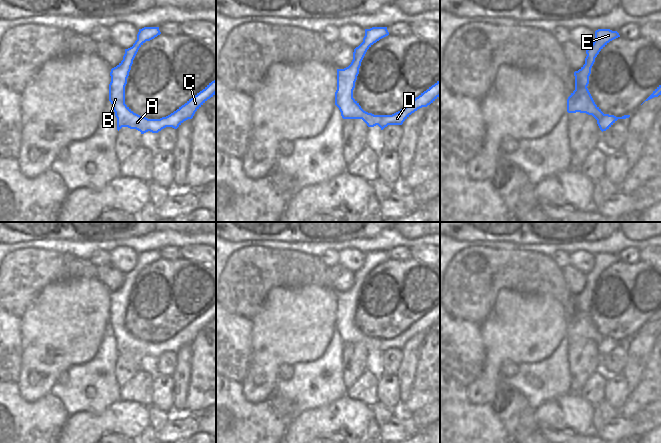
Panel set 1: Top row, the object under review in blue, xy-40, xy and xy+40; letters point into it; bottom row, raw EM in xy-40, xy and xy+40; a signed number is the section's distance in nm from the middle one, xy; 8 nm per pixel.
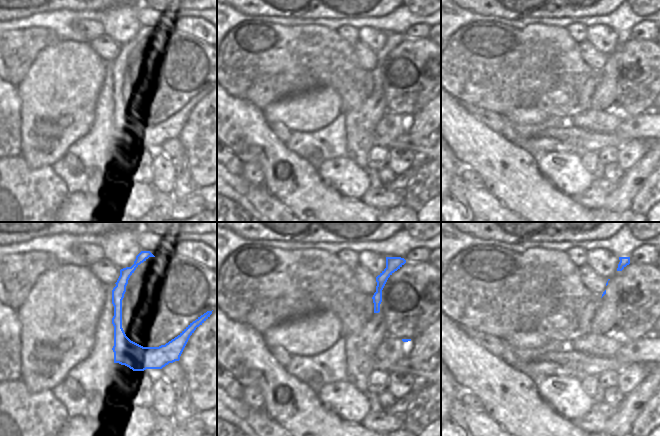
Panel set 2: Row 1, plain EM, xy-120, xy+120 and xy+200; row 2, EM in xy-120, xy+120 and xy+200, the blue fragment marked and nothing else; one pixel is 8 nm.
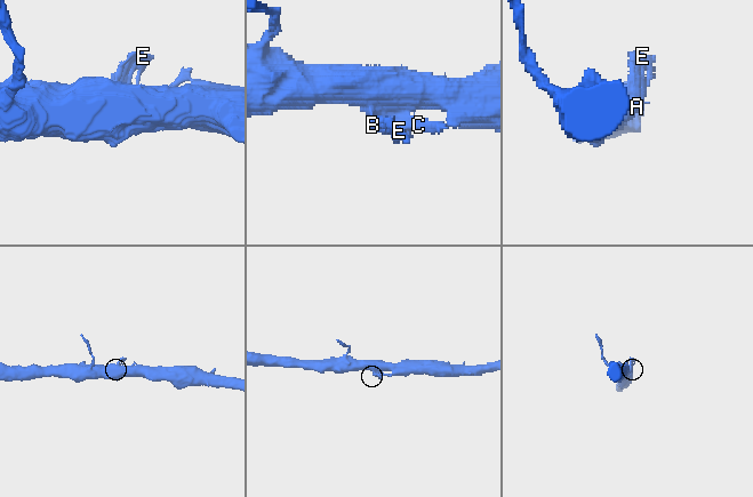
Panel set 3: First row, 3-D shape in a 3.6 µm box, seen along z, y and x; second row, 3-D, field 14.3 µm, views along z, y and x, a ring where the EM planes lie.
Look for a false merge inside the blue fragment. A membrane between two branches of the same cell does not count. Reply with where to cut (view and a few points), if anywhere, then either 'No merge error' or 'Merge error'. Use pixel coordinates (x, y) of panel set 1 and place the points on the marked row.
No split. No merge error

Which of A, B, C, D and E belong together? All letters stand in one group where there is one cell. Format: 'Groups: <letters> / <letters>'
Groups: A B C D E

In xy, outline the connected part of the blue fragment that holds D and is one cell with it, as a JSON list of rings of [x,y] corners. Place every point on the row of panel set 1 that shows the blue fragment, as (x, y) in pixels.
[[[387,27],[365,29],[363,42],[354,49],[351,64],[344,69],[337,69],[337,90],[335,105],[339,108],[343,119],[362,119],[368,127],[378,125],[383,130],[388,125],[402,125],[415,111],[427,107],[440,96],[440,79],[406,107],[392,115],[374,115],[364,111],[353,98],[355,82],[359,74],[361,62],[367,50],[377,41],[389,35]]]

